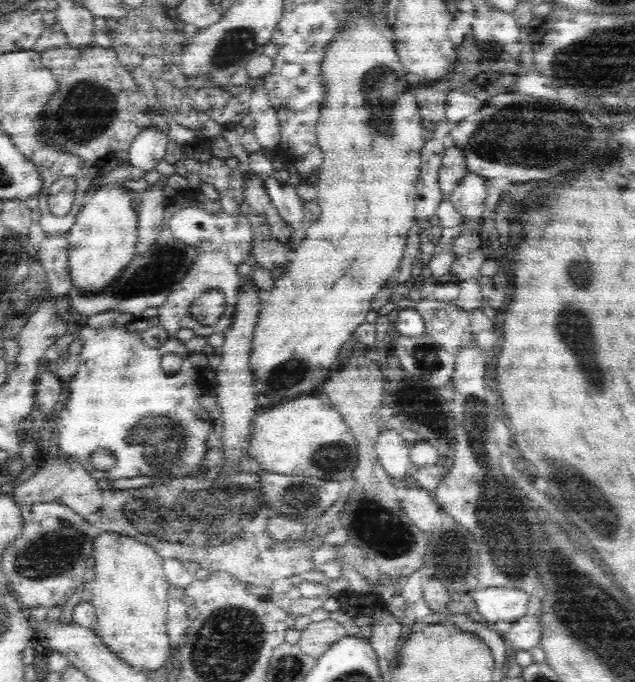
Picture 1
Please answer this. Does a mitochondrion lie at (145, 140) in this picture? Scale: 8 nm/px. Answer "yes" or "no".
no

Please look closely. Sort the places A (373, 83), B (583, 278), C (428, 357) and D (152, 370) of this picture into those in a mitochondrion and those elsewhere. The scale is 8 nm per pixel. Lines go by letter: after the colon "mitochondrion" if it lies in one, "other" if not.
A: mitochondrion
B: mitochondrion
C: mitochondrion
D: other

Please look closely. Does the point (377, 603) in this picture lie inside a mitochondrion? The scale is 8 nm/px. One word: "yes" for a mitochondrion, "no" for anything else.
no

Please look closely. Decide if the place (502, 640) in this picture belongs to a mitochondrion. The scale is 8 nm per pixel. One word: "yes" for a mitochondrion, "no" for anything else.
no

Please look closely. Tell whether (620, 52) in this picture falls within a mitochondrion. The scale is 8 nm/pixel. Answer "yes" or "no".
yes

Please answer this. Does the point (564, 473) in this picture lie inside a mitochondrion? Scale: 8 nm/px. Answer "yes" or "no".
yes

